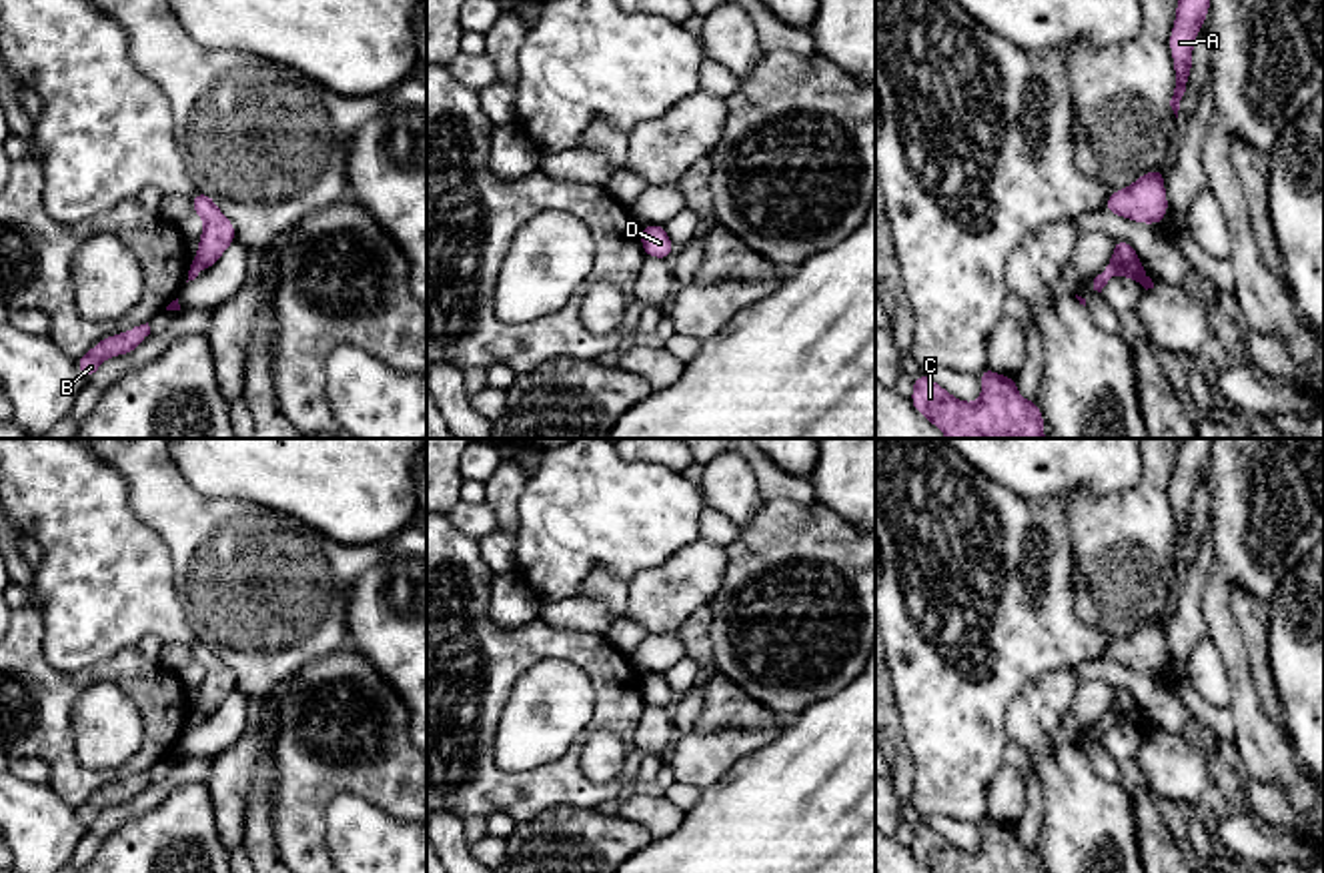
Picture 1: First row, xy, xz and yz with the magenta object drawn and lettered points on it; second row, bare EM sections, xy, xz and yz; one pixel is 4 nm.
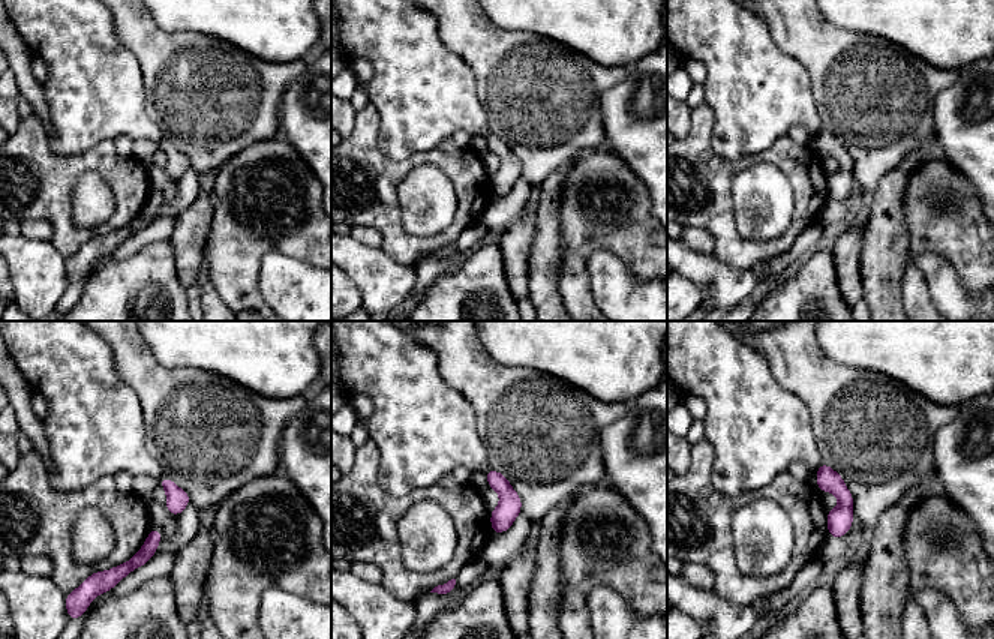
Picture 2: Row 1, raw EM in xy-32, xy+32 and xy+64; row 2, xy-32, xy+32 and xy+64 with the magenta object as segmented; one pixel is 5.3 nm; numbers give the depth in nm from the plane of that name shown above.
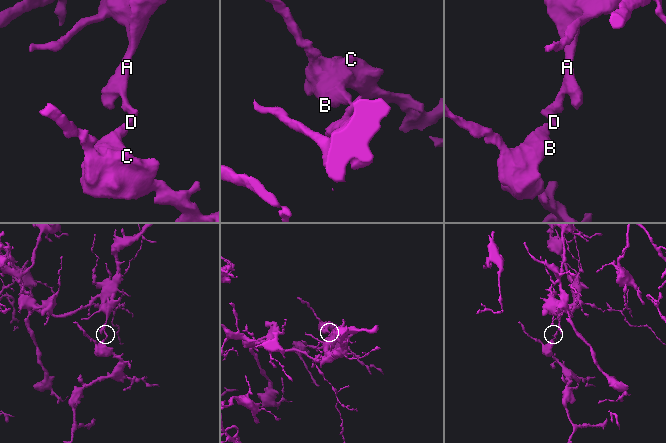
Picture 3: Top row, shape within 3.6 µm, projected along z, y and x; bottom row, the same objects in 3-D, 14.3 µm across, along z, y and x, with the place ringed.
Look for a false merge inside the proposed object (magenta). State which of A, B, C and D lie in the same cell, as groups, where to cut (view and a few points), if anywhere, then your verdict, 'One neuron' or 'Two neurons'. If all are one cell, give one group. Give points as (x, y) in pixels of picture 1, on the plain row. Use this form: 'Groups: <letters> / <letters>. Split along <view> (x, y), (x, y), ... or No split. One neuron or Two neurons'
Groups: A D / B C. Split along yz (1110, 711), (1116, 719). Two neurons

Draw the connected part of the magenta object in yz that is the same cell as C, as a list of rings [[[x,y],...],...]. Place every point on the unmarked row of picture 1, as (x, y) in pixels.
[[[989,815],[977,823],[981,829],[977,851],[955,847],[925,821],[913,827],[909,849],[931,873],[1044,873],[1038,851],[1020,845],[1016,827]]]

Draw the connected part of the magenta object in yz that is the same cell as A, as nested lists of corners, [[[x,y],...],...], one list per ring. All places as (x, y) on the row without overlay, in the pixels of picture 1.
[[[1182,439],[1176,453],[1176,469],[1170,481],[1176,537],[1170,555],[1178,567],[1180,549],[1192,521],[1192,499],[1206,465],[1210,463],[1212,439]]]

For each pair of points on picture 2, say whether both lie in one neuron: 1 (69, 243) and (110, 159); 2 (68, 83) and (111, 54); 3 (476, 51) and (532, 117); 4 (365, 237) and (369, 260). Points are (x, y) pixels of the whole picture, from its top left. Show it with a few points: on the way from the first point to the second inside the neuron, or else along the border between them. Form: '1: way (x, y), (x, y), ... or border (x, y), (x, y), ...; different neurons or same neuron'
1: way (62, 216), (62, 183), (83, 162); same neuron
2: way (78, 83), (83, 83), (101, 65); same neuron
3: way (492, 68), (525, 101); same neuron
4: border (350, 234), (363, 243), (378, 246); different neurons

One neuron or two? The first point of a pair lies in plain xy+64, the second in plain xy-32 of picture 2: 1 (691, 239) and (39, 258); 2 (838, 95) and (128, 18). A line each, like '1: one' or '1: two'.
1: two
2: one

